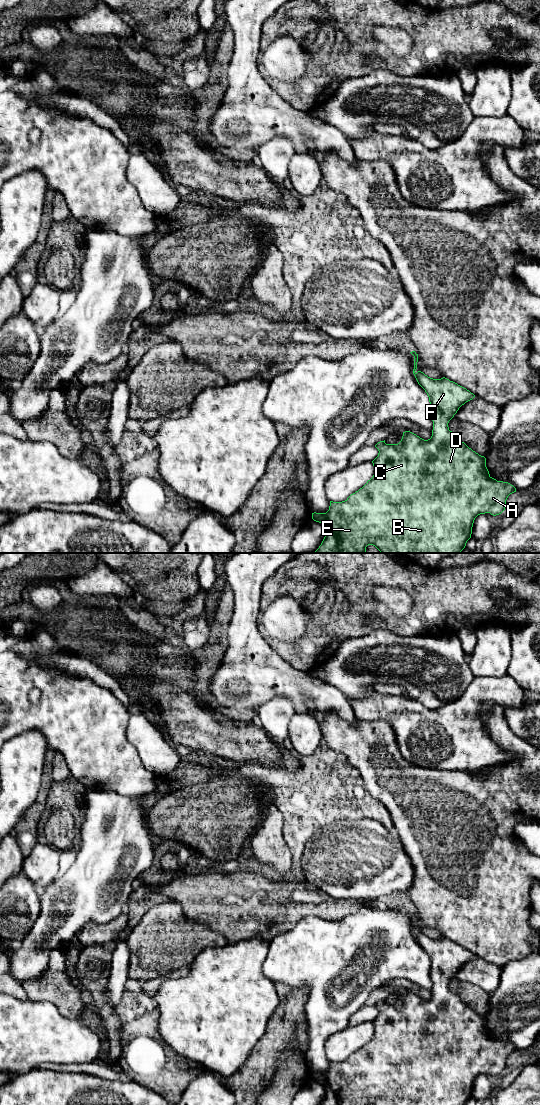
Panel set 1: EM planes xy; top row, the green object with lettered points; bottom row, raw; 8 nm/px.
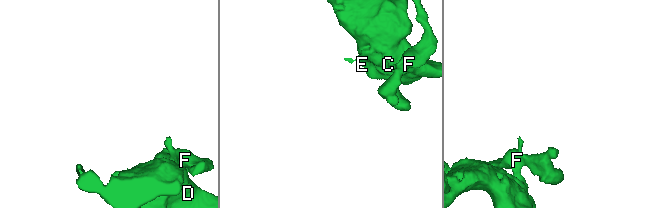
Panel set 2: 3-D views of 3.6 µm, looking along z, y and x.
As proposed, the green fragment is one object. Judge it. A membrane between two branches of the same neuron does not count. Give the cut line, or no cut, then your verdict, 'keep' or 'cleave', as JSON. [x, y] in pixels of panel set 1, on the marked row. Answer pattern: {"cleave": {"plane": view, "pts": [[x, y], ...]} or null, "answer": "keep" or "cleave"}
{"cleave": null, "answer": "keep"}

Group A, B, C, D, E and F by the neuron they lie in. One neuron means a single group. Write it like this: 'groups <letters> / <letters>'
groups A B C D E F

